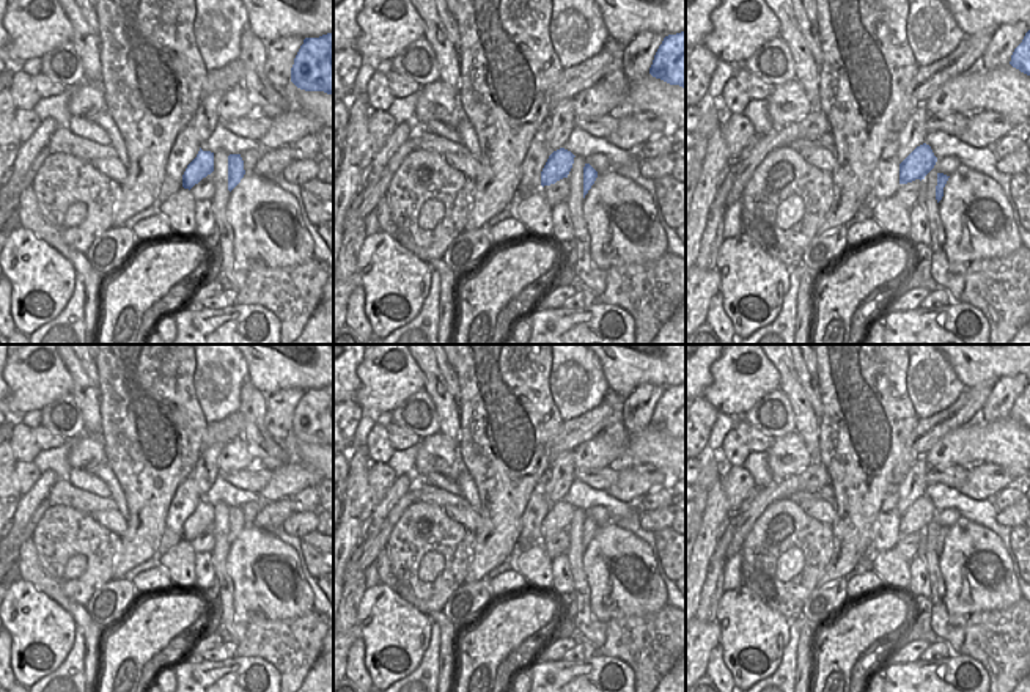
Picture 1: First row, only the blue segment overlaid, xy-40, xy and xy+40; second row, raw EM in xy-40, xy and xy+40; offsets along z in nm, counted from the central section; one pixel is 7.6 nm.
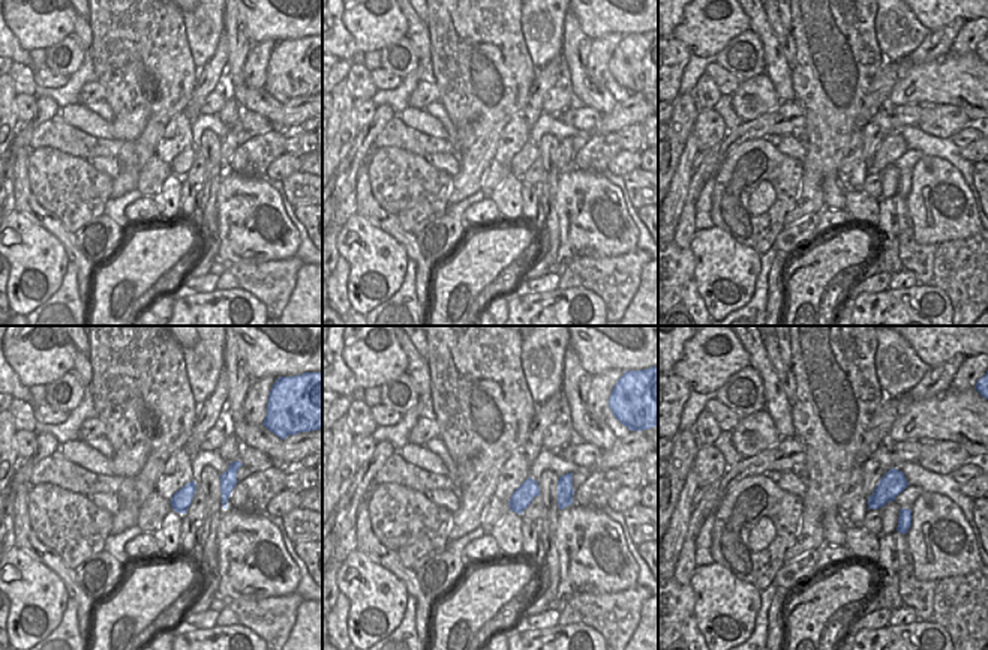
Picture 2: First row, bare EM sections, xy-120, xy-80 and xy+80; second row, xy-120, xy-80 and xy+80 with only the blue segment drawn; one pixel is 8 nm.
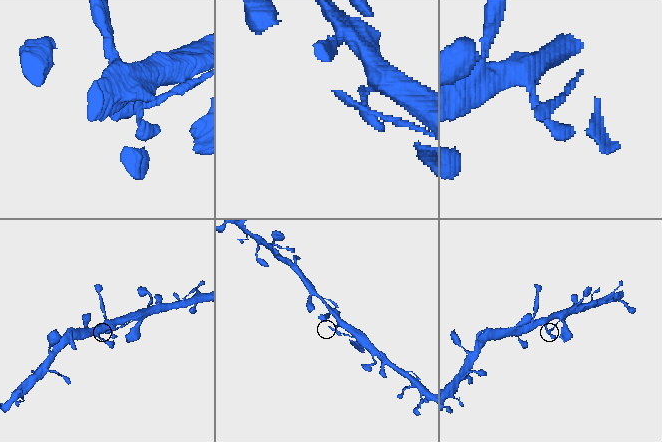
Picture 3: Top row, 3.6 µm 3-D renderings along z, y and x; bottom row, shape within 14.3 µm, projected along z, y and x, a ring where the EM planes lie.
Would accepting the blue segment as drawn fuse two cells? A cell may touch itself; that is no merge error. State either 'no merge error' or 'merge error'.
no merge error

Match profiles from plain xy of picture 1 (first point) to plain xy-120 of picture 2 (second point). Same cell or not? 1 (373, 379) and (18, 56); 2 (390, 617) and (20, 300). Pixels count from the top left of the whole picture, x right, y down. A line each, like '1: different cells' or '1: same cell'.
1: different cells
2: same cell

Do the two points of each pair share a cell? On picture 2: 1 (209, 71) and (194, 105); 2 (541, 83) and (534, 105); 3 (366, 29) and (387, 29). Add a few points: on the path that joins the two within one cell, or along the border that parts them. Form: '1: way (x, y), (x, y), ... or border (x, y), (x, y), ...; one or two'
1: way (207, 80), (198, 96); one
2: way (540, 89), (534, 99); one
3: way (371, 29), (383, 29); one

